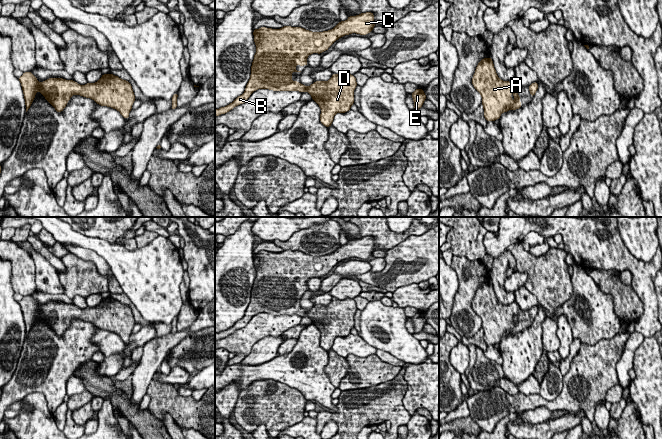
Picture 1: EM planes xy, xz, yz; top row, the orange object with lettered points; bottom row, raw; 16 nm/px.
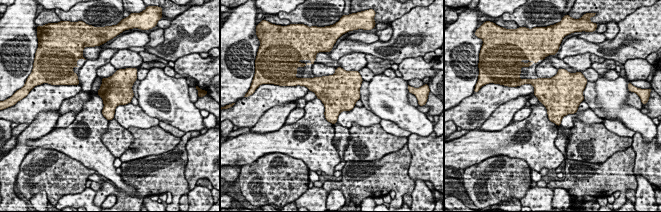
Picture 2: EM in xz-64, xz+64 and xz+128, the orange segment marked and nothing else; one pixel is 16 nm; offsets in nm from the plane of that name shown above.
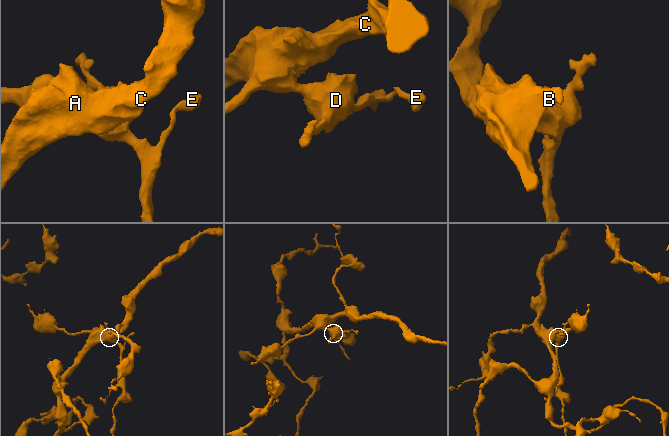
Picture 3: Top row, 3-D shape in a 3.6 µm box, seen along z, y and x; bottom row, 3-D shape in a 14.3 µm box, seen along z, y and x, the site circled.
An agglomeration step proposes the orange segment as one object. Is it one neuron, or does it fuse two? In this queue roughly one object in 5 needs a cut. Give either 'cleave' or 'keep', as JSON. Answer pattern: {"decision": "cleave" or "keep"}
{"decision": "keep"}

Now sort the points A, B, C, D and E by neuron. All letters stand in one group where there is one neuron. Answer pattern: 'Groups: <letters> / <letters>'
Groups: A B C D E

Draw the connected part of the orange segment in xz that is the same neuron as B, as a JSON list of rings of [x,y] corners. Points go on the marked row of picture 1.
[[[372,12],[361,13],[356,16],[349,16],[347,20],[340,21],[333,29],[323,32],[312,32],[301,27],[284,26],[280,29],[272,29],[261,27],[254,29],[254,42],[256,45],[256,53],[251,66],[250,79],[246,85],[245,91],[238,96],[232,103],[225,107],[215,109],[215,116],[226,114],[234,107],[247,101],[250,95],[258,89],[269,89],[273,91],[299,91],[301,93],[307,91],[321,109],[320,122],[327,128],[332,125],[334,116],[337,113],[348,112],[354,104],[354,90],[357,86],[354,75],[347,74],[340,76],[333,73],[328,81],[315,81],[310,86],[292,80],[293,72],[301,72],[296,70],[296,66],[308,66],[307,58],[310,54],[321,54],[339,38],[352,33],[367,35],[372,32],[375,27],[374,14]]]

